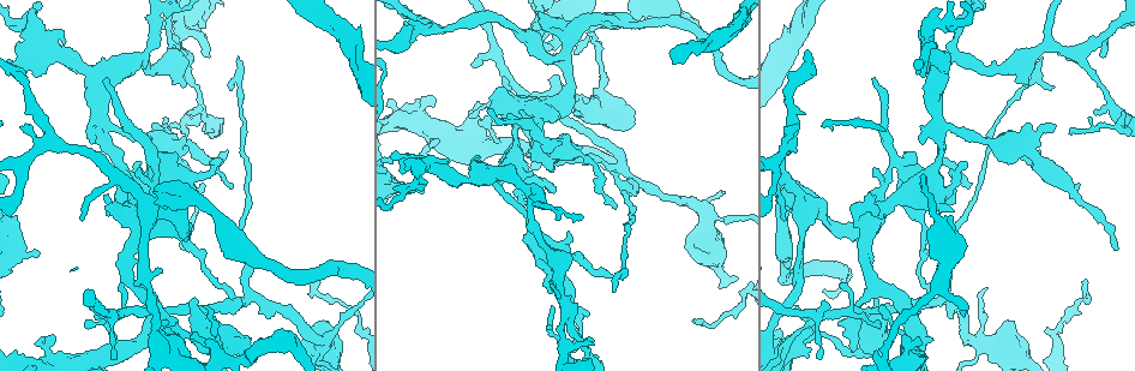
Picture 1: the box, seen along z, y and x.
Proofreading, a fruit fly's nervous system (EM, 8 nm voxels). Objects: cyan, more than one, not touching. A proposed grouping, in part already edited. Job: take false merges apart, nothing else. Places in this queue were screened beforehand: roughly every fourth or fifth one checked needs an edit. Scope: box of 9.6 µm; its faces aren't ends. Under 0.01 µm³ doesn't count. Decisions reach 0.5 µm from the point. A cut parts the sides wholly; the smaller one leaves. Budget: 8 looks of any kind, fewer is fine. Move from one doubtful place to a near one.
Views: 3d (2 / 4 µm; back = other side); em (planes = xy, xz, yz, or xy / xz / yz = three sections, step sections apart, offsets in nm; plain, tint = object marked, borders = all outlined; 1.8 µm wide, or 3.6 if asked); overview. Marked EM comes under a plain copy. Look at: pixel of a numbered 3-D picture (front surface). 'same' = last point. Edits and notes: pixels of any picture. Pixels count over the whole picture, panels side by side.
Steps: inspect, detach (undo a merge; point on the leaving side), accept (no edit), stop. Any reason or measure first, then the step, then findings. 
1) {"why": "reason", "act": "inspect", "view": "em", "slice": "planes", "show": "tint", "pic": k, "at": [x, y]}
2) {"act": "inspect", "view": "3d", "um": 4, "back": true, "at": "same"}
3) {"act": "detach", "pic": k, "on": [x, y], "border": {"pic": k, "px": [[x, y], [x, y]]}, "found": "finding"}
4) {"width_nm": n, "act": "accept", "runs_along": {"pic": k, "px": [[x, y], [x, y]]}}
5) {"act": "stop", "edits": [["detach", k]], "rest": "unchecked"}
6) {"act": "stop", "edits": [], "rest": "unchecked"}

{"why": "thin arm on a thick one", "act": "inspect", "view": "3d", "um": 2, "pic": 1, "at": [588, 355]}

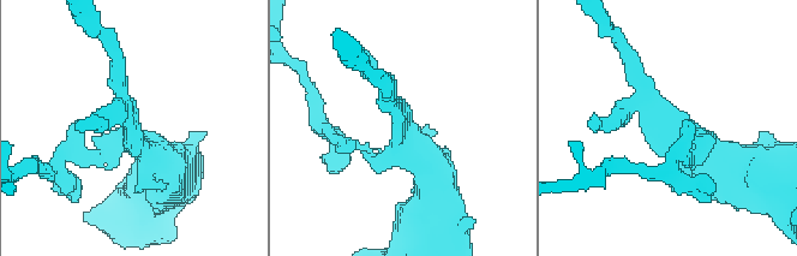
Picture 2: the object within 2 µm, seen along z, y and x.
{"act": "inspect", "view": "em", "um": 3.6, "slice": "xz", "step": 8, "show": "tint", "pic": 2, "at": [674, 136]}

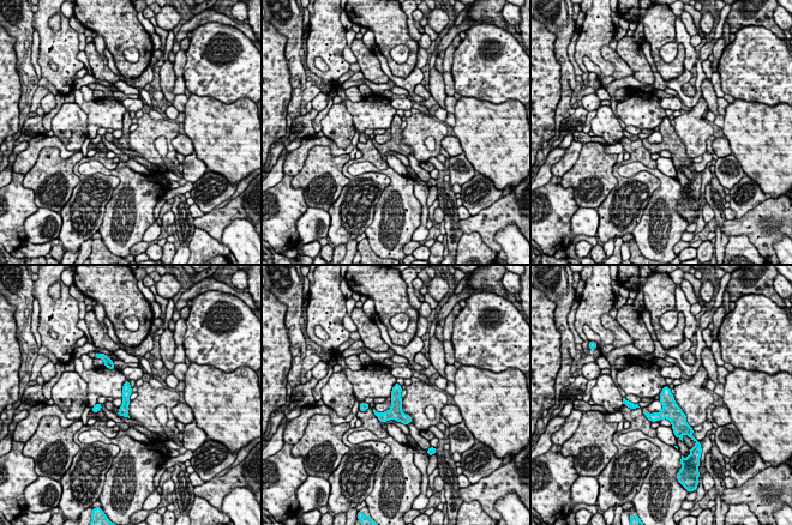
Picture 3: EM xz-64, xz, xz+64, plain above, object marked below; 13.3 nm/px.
{"act": "inspect", "view": "em", "um": 3.6, "slice": "planes", "show": "borders", "at": "same"}

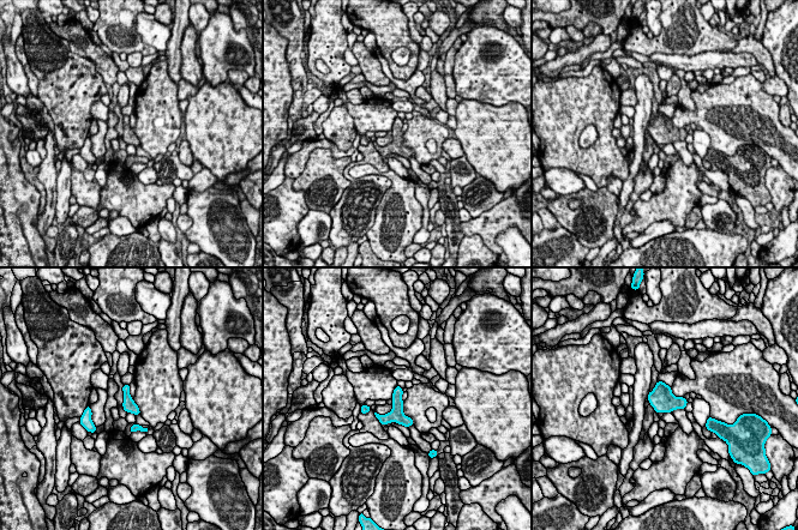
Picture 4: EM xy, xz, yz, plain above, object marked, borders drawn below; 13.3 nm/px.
{"width_nm": 170, "act": "accept", "found": "all the same neuron"}

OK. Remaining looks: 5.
{"why": "two arms at a narrow angle", "act": "inspect", "view": "em", "slice": "planes", "show": "borders", "pic": 1, "at": [429, 166]}

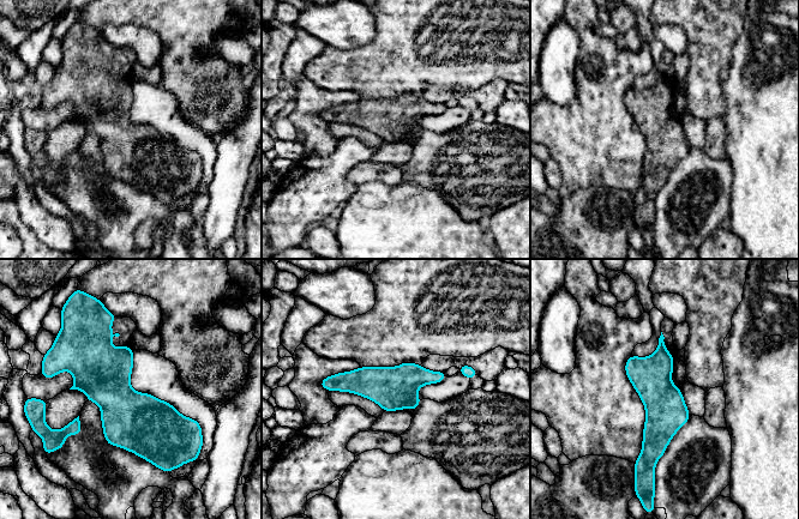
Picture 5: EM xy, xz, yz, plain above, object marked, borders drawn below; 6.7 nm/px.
{"act": "accept", "runs_along": {"pic": 5, "px": [[661, 344], [659, 430], [652, 464]]}, "found": "continuous, no second neuron"}

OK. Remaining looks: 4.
{"why": "a fork", "act": "inspect", "view": "em", "slice": "xz", "step": 8, "show": "tint", "pic": 1, "at": [796, 39]}

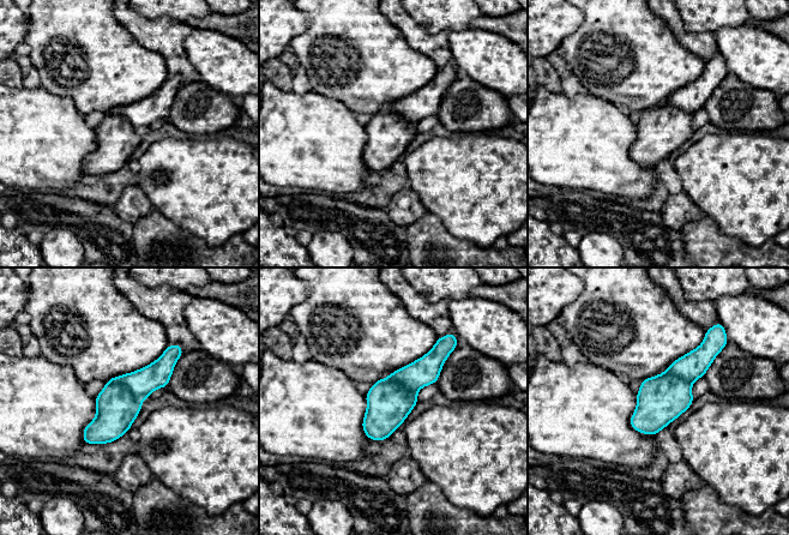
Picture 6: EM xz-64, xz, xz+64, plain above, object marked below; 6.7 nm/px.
{"act": "inspect", "view": "em", "slice": "planes", "show": "tint", "at": "same"}

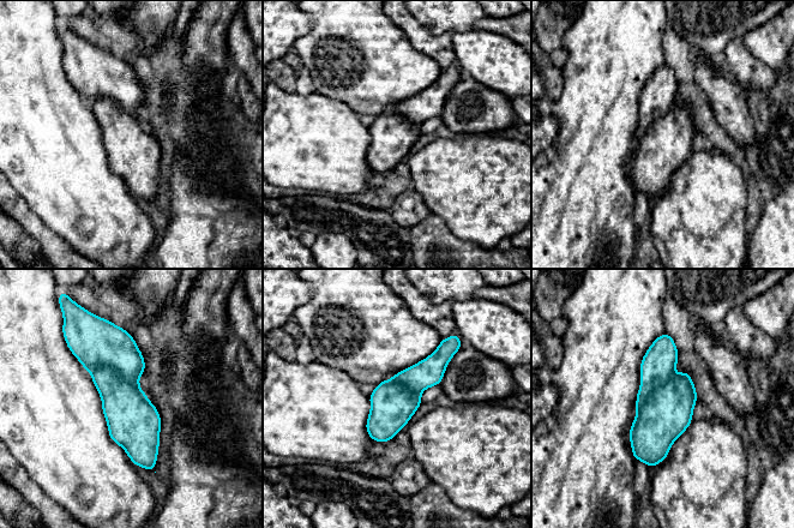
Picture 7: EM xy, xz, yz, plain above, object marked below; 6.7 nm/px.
{"act": "accept", "runs_along": {"pic": 7, "px": [[115, 332], [119, 391], [151, 467]]}, "found": "one neuron here"}

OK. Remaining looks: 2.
{"act": "stop", "edits": [], "rest": "unchecked"}

